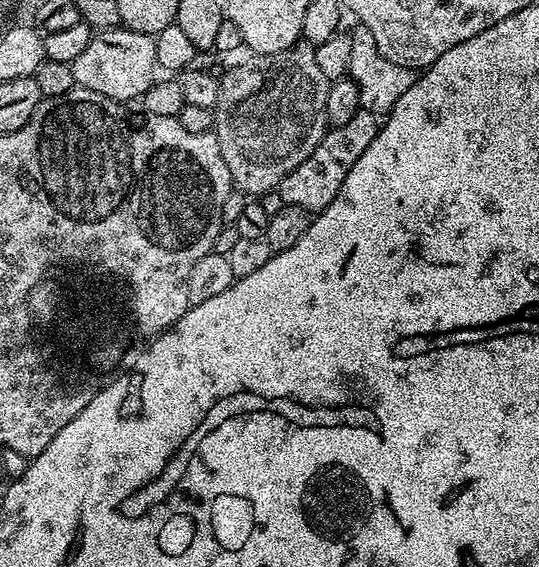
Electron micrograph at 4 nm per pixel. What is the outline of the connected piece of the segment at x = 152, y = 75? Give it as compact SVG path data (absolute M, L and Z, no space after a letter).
M123 26L106 28L93 35L90 46L78 54L72 63L76 84L86 90L94 90L111 100L139 101L158 78L156 41L146 34L138 34Z

